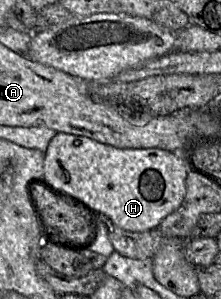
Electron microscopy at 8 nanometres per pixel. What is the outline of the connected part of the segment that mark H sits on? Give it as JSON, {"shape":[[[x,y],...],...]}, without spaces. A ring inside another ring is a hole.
{"shape":[[[57,132],[44,152],[43,176],[58,189],[90,206],[100,216],[106,216],[116,226],[140,232],[156,228],[182,203],[186,192],[185,179],[188,168],[191,168],[186,162],[187,155],[159,148],[121,149],[86,136]]]}

